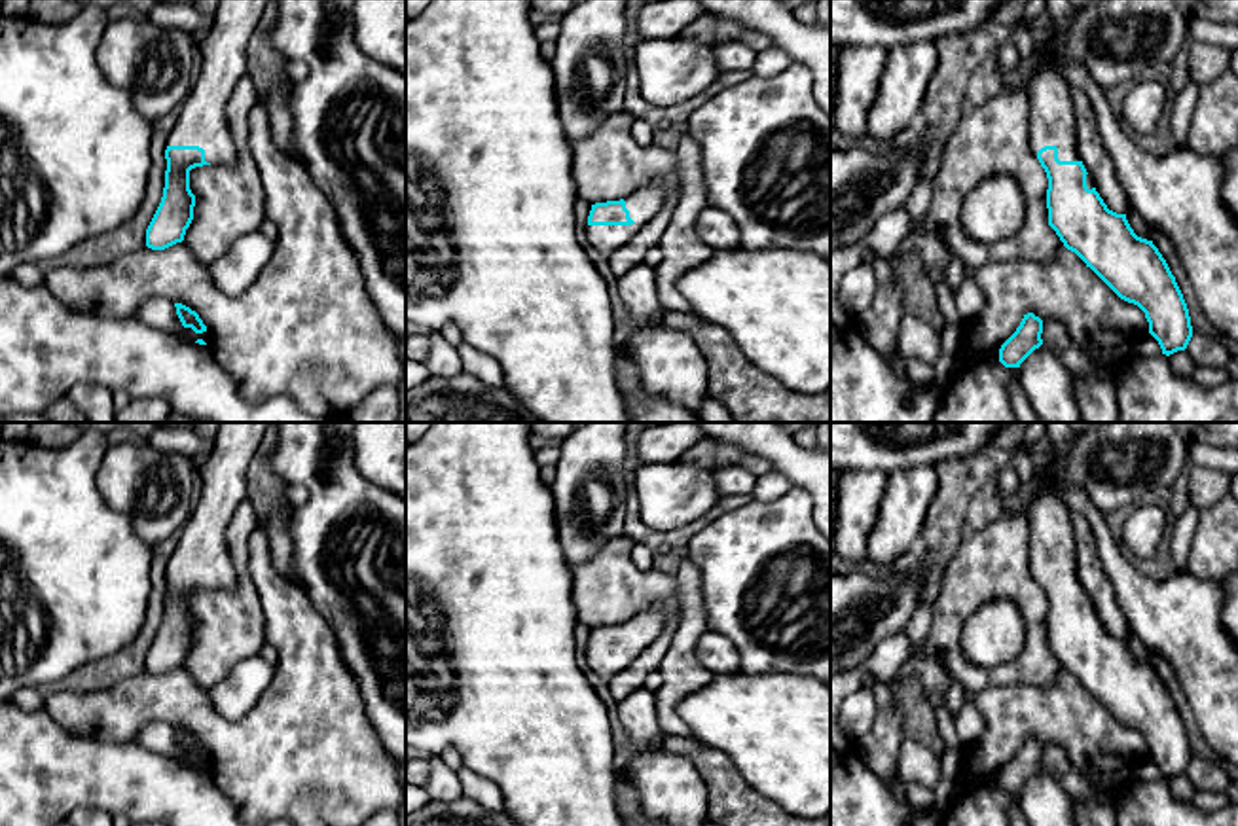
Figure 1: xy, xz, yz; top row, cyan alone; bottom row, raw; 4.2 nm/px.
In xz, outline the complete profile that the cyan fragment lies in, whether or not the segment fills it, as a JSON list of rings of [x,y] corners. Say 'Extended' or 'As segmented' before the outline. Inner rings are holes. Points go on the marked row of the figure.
Extended. [[[643,186],[620,201],[592,205],[588,239],[607,258],[626,246],[662,208],[662,188]]]

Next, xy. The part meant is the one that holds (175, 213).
Extended. [[[216,0],[212,28],[199,44],[199,76],[167,140],[163,197],[146,229],[146,246],[152,250],[184,241],[195,206],[190,171],[235,161],[226,104],[235,83],[248,76],[248,42],[267,2]]]

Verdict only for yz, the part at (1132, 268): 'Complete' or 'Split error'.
Split error

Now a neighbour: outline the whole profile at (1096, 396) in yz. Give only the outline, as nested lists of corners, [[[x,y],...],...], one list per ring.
[[[1103,366],[1094,373],[1075,373],[1075,398],[1083,422],[1119,422],[1117,388]]]

